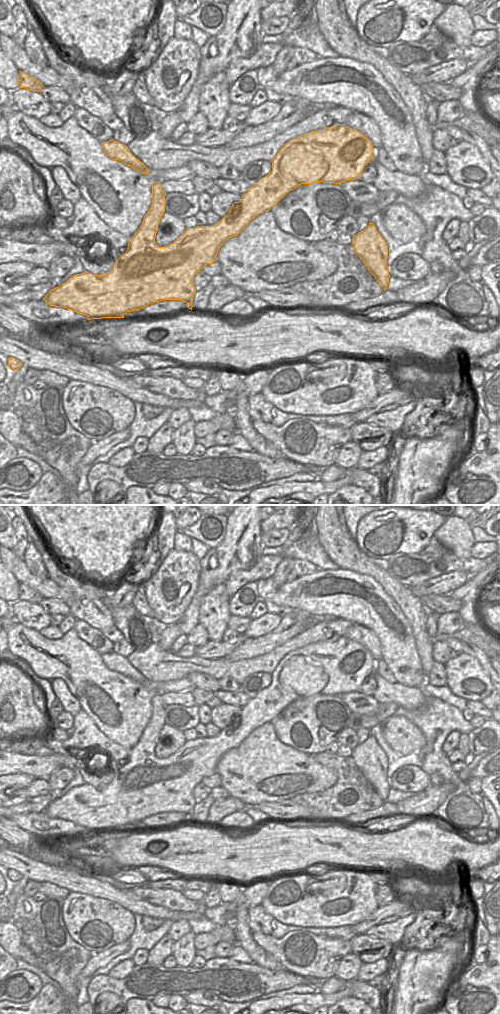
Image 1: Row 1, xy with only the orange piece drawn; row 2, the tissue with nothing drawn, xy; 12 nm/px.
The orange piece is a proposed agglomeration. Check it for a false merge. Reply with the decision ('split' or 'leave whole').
split

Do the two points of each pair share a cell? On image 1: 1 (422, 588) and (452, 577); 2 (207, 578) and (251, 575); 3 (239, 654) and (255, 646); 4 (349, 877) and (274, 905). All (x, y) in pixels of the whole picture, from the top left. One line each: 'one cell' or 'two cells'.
1: one cell
2: two cells
3: one cell
4: one cell

